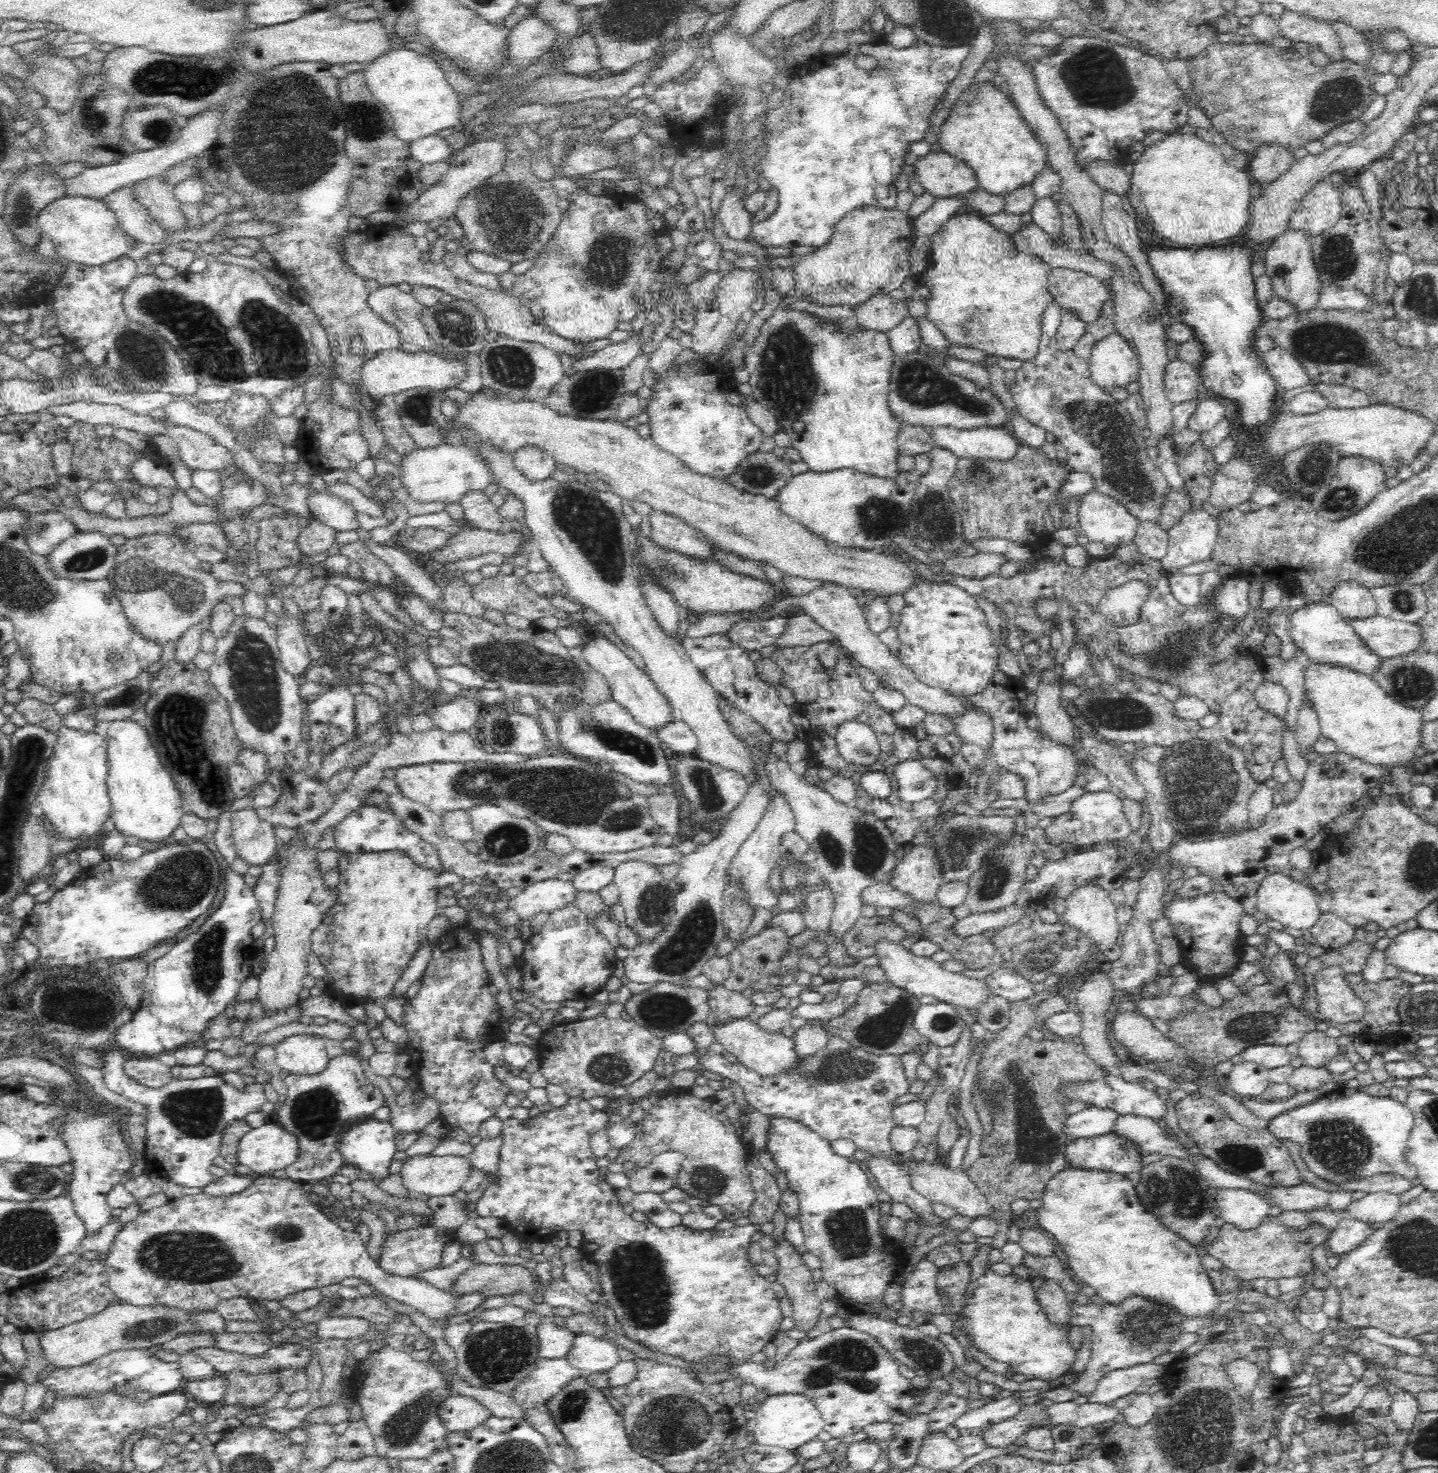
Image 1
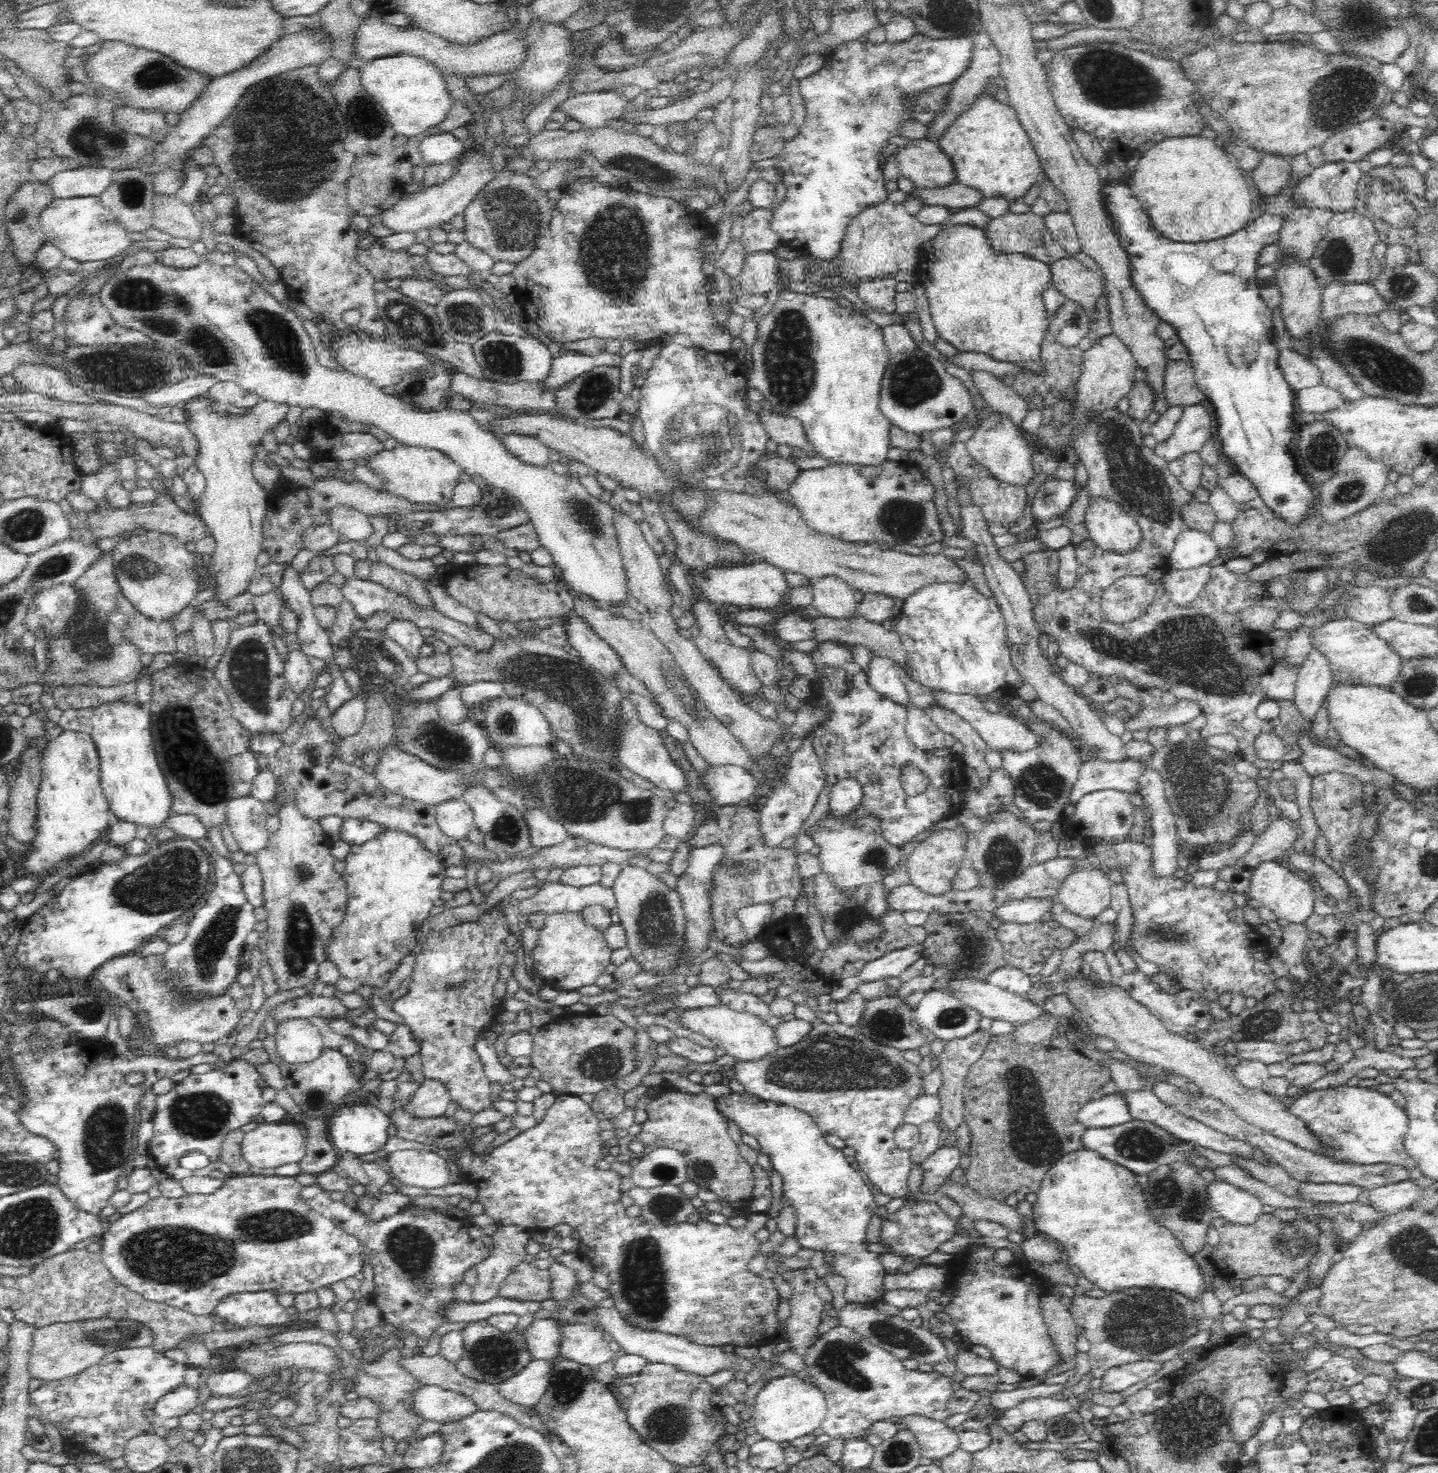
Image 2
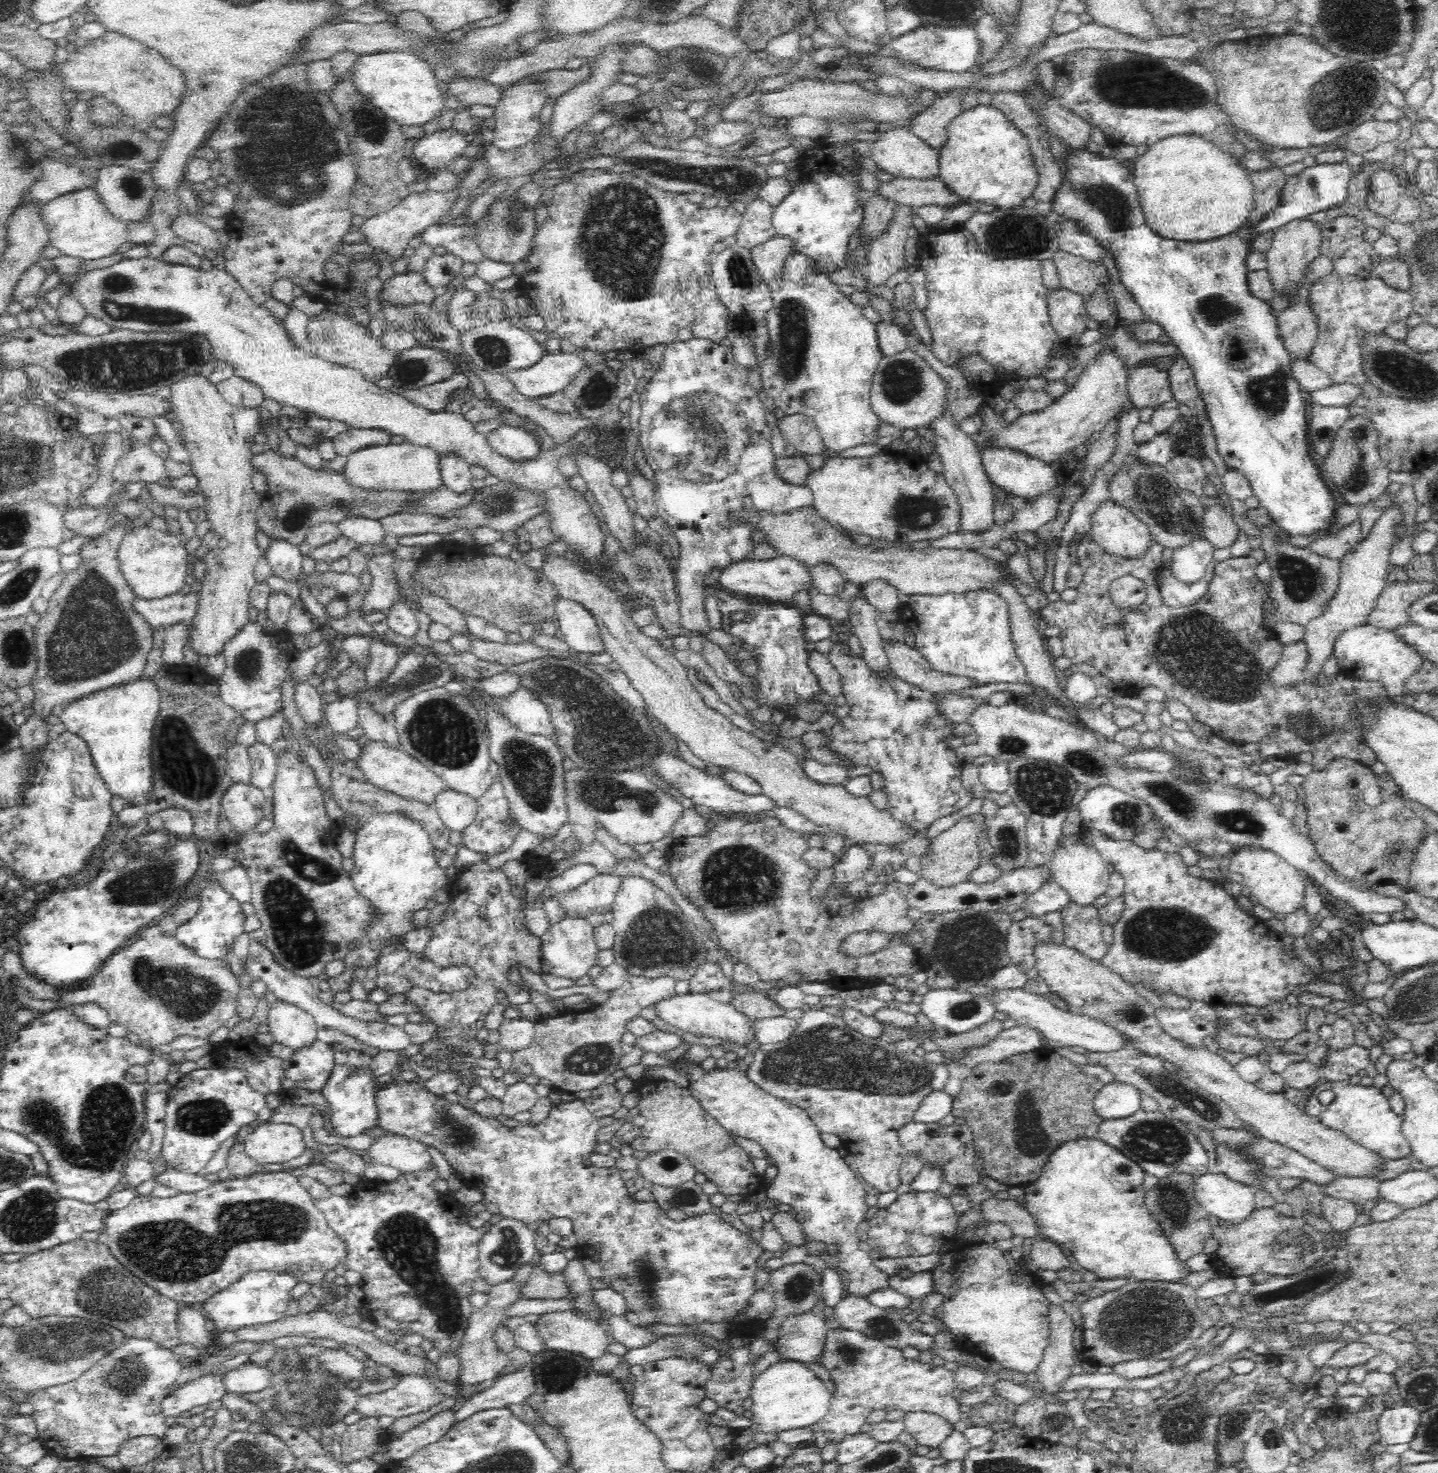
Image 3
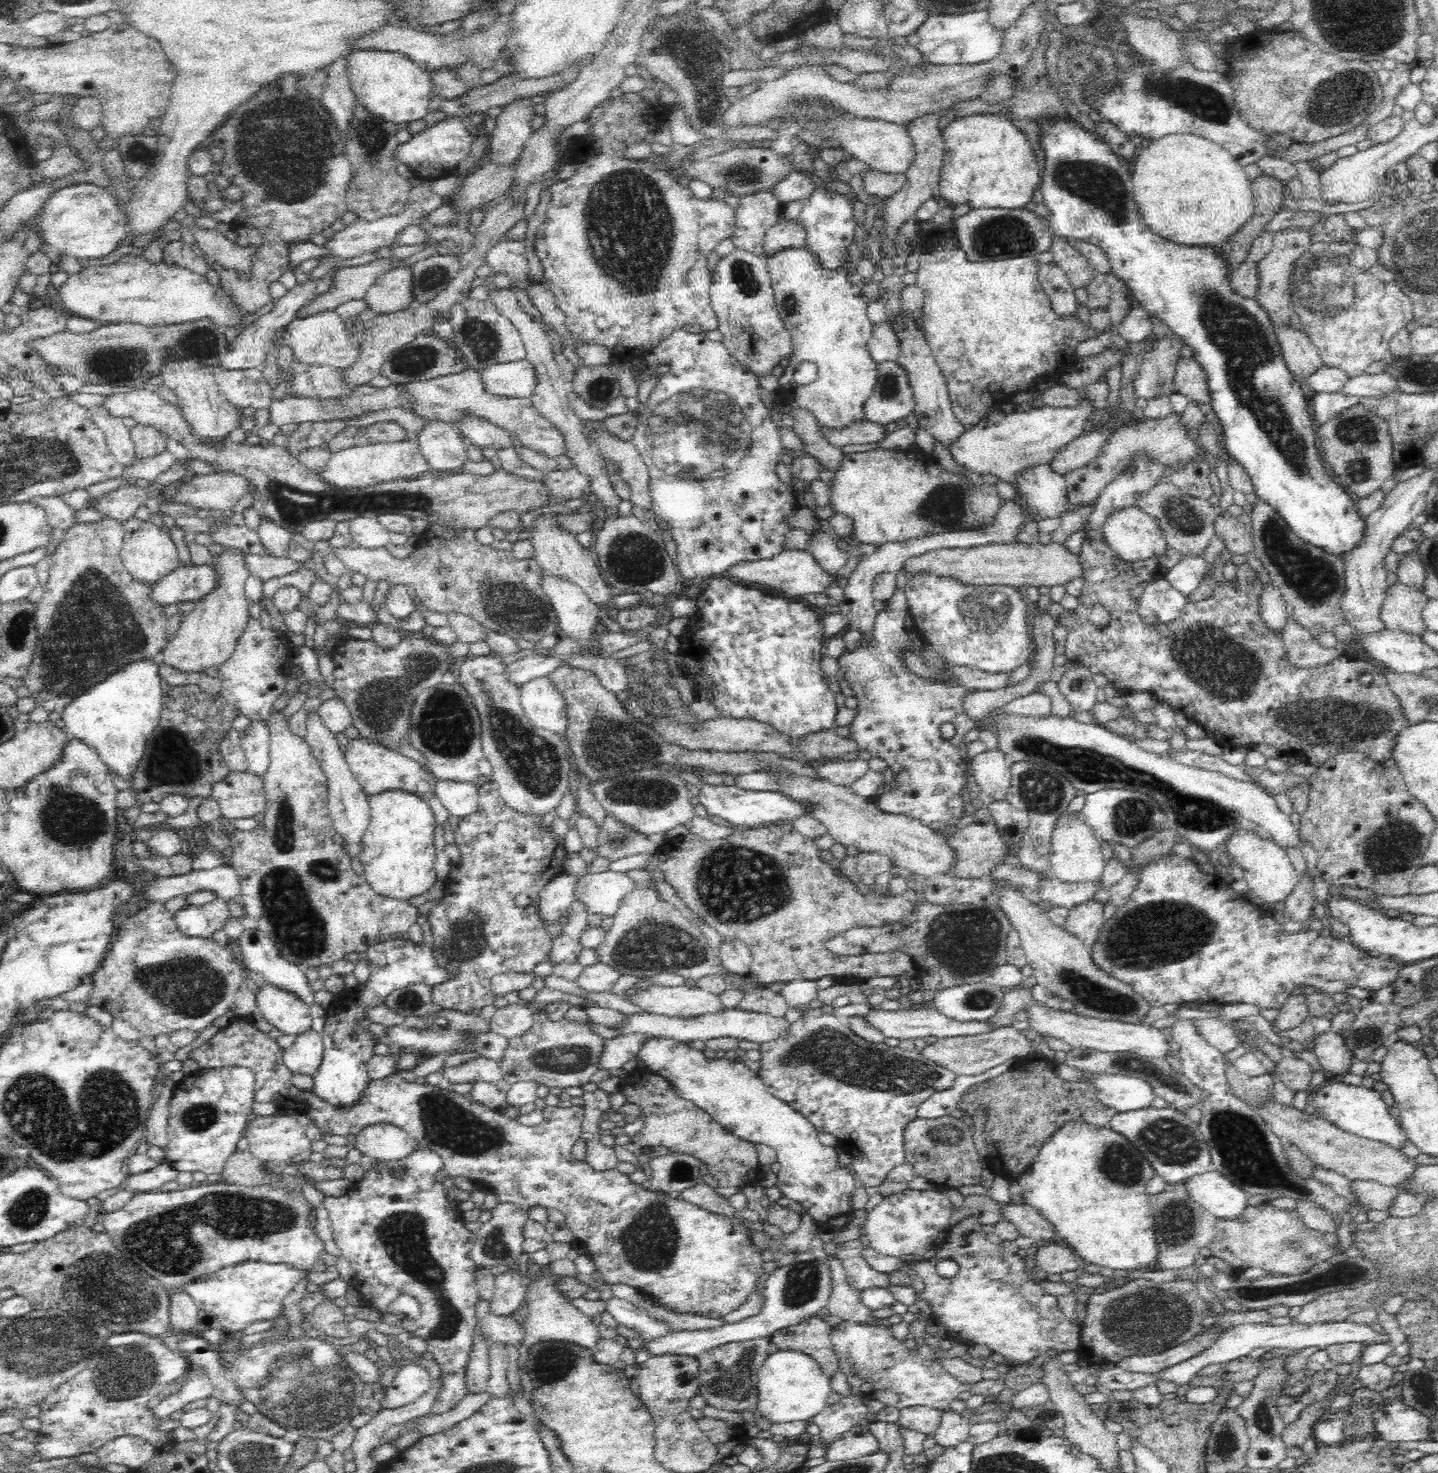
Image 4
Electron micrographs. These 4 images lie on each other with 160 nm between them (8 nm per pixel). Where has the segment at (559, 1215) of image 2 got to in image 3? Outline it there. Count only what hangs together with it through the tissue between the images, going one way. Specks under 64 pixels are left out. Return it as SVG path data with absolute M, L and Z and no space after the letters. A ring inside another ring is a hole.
M398 1080L397 1082L388 1083L384 1086L377 1087L376 1091L376 1105L379 1111L379 1129L388 1131L393 1134L399 1134L422 1144L433 1146L444 1154L446 1160L449 1162L454 1172L459 1174L464 1182L468 1182L468 1186L472 1184L472 1189L477 1188L482 1192L482 1202L490 1214L498 1214L502 1218L518 1220L524 1224L532 1224L532 1222L548 1222L552 1218L570 1218L572 1219L573 1232L577 1236L578 1250L584 1254L586 1258L594 1260L599 1264L603 1274L601 1280L608 1282L612 1290L618 1292L625 1298L626 1310L624 1317L638 1327L650 1326L650 1324L666 1324L666 1326L678 1326L678 1324L685 1327L701 1326L706 1323L720 1324L723 1329L723 1334L726 1337L734 1335L744 1336L753 1335L754 1332L760 1333L763 1322L760 1320L742 1320L738 1319L738 1314L742 1314L742 1310L750 1304L754 1292L756 1292L756 1277L755 1272L757 1267L757 1259L763 1253L761 1245L756 1244L750 1234L746 1234L730 1226L725 1220L722 1220L716 1213L700 1214L700 1216L690 1216L684 1220L676 1221L662 1214L657 1209L655 1202L638 1202L634 1201L632 1196L629 1196L624 1180L620 1177L620 1170L618 1167L598 1168L590 1161L590 1156L596 1154L594 1147L598 1144L596 1134L602 1128L599 1124L599 1119L588 1110L584 1099L572 1100L572 1102L560 1102L560 1104L553 1105L553 1109L549 1116L538 1125L518 1126L515 1128L508 1128L498 1121L496 1118L482 1118L480 1115L474 1113L474 1110L468 1110L460 1104L452 1104L445 1098L439 1096L432 1096L422 1084L418 1082L405 1082Z

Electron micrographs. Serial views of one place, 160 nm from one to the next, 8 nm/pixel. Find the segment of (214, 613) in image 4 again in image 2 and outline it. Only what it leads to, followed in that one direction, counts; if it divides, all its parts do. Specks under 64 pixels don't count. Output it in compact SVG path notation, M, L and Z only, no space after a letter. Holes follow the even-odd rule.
M206 394L198 396L192 402L184 402L183 405L190 415L190 424L186 424L186 426L200 441L200 450L198 450L195 465L206 477L207 488L200 500L198 514L208 526L216 544L216 551L210 562L210 567L214 571L214 581L216 581L215 594L212 599L223 601L244 593L251 579L256 575L257 556L262 551L262 524L269 510L272 494L261 488L252 475L252 461L255 458L254 446L260 443L264 434L286 420L290 405L260 399L247 413L238 415L227 411L222 413L222 407L213 408L213 403L216 403L215 400Z

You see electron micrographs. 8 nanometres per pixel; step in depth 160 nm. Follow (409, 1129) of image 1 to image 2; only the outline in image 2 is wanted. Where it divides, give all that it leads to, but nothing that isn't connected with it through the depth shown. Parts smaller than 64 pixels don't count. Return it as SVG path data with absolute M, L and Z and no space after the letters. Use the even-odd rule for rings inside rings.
M425 1079L403 1108L414 1119L427 1120L444 1116L449 1104L448 1089L441 1082Z

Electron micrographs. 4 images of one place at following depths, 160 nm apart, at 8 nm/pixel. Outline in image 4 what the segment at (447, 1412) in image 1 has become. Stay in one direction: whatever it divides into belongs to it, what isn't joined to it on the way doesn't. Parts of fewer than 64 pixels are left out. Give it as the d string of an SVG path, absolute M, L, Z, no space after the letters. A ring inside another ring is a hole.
M411 1363L401 1366L391 1386L386 1389L381 1408L394 1409L412 1404L428 1392L431 1384L432 1378L427 1368Z

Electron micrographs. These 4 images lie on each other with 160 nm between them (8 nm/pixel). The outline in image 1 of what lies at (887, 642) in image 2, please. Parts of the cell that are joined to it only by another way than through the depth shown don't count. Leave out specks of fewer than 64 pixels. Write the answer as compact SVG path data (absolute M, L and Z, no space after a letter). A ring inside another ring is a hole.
M804 612L786 619L788 622L786 630L773 644L774 648L784 649L796 646L813 646L818 642L832 642L832 640L836 639L834 634L822 628L811 616Z

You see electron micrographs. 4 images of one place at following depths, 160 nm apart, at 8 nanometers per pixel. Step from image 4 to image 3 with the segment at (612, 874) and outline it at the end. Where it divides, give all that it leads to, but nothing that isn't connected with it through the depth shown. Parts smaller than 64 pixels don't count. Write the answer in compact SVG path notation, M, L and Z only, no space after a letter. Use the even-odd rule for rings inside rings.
M597 874L574 890L553 893L551 897L572 918L587 918L589 914L613 912L616 891L621 883L621 876Z

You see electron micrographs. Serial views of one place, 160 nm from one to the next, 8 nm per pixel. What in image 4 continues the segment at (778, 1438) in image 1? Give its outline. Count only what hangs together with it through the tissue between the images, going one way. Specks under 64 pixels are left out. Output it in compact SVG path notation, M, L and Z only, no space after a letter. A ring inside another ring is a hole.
M779 1350L770 1354L757 1372L756 1388L758 1390L758 1404L756 1414L764 1416L770 1424L786 1424L786 1422L798 1422L798 1420L810 1420L820 1414L826 1404L828 1396L832 1392L831 1379L828 1378L817 1362L807 1354L795 1350Z

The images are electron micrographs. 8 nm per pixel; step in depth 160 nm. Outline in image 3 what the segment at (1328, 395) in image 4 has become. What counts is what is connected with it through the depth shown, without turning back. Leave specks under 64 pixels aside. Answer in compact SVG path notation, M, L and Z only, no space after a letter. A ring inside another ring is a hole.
M1312 406L1307 422L1307 447L1312 459L1320 464L1328 458L1335 445L1336 433L1349 418L1349 410L1344 406Z

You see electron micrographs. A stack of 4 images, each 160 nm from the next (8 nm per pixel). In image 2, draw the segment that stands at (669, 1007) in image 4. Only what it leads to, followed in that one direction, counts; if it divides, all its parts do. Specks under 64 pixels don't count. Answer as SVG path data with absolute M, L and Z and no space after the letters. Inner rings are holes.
M723 1005L680 1015L679 1023L710 1039L717 1047L726 1050L726 1055L734 1057L735 1061L759 1062L781 1050L774 1027L752 1014L736 1012Z

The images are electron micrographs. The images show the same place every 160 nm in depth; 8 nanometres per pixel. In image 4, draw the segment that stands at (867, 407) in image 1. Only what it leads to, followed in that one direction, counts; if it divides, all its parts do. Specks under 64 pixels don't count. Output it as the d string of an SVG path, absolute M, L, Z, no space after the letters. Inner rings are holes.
M804 247L778 252L766 260L775 293L776 310L783 327L789 331L791 337L791 351L783 362L784 373L778 377L780 385L776 400L781 411L788 404L807 410L813 414L821 428L829 433L842 432L858 422L866 421L864 404L874 392L877 379L878 363L872 359L868 349L868 340L872 338L875 324L868 318L867 306L870 300L864 296L862 286L850 283L847 279L846 270L853 270L855 263L842 266L838 270L826 270L816 260ZM802 362L812 362L818 369L816 379L809 384L798 384L794 381L794 370Z

